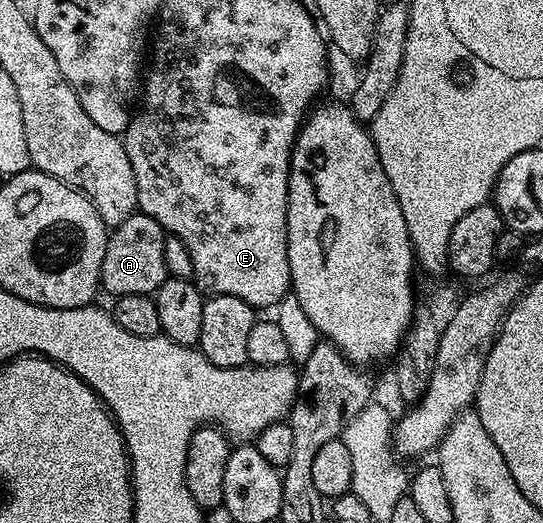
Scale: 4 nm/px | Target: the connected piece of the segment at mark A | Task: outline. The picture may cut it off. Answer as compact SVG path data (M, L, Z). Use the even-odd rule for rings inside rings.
M144 214L128 216L119 227L108 233L101 267L100 287L116 298L127 294L143 294L148 296L156 293L157 288L167 279L163 262L163 246L166 230L155 222L155 218Z

